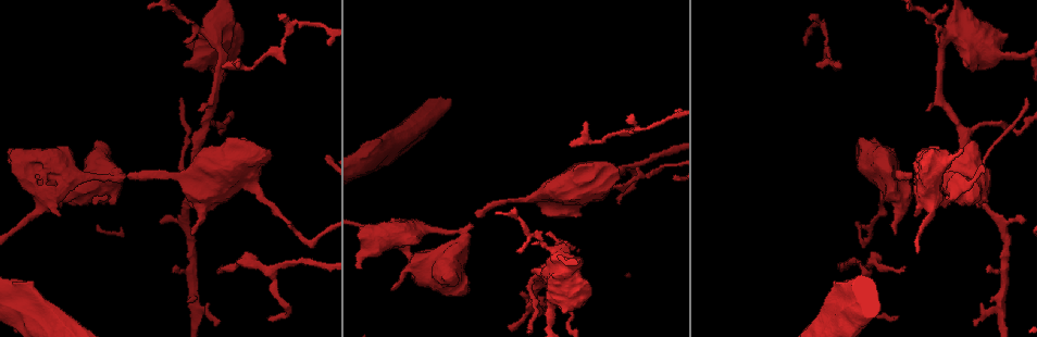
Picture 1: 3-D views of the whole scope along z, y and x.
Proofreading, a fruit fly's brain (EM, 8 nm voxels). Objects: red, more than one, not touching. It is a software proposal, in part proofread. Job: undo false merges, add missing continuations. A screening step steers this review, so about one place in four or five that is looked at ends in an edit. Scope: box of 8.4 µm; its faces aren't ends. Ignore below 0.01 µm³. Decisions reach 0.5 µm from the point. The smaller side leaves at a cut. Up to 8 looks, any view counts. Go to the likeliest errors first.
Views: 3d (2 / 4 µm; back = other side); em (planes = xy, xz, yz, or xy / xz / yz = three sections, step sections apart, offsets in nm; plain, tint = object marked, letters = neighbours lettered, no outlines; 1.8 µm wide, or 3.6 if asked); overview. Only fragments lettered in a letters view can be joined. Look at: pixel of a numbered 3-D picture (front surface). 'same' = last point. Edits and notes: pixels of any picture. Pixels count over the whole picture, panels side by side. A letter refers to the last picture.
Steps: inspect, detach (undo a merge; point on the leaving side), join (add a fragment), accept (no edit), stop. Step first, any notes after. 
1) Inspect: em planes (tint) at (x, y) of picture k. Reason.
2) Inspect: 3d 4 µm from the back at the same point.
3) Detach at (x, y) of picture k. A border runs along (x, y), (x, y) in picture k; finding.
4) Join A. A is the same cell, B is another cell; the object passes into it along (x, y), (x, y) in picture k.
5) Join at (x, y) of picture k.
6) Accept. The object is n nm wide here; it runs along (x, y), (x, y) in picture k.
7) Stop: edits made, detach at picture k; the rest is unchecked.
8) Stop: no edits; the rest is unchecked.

Inspect: em xz step 4 (tint) at (130, 179) of picture 1. Thin end.

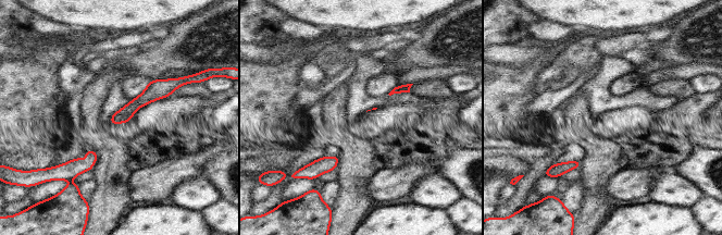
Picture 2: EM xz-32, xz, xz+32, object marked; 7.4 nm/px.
Inspect: em planes (tint) at the same point.

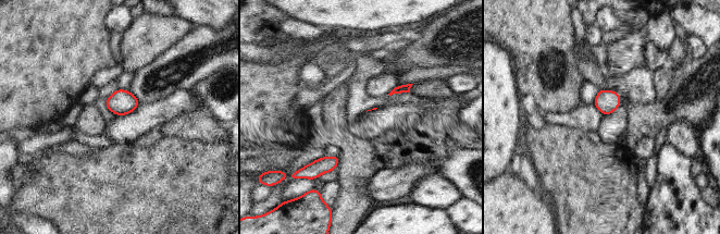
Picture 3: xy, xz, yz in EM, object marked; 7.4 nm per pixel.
Inspect: em planes (letters) at the same point.

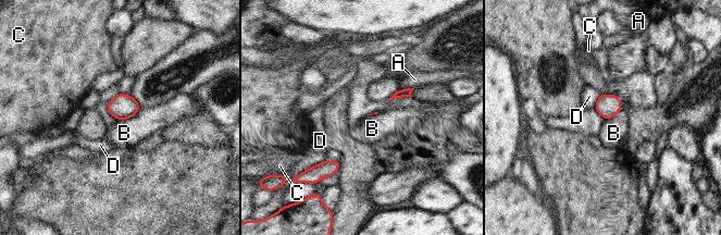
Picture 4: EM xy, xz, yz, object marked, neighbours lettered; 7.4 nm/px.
Accept. The longest contact is with B, 200 nm; A, B, C and D are other cells; a border runs along (140, 108), (133, 115), (117, 120) in picture 4; no lettered fragment goes on from it.

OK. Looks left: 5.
Inspect: em planes (letters) at (192, 235) of picture 1. Stops while still wide.

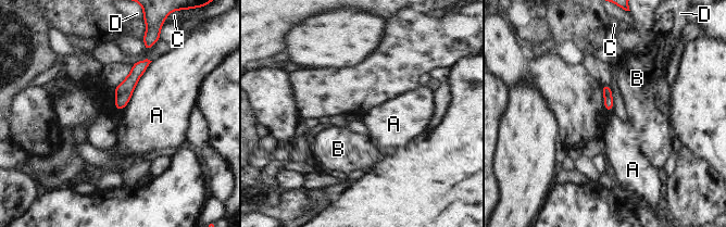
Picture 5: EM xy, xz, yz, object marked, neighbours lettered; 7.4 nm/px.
Accept. A, B, C and D are other cells; it runs along (146, 62), (123, 91), (119, 106) in picture 5; no lettered fragment goes on from it.

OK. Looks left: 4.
Inspect: 3d 4 µm at (46, 306) of picture 1. Branch stops here.

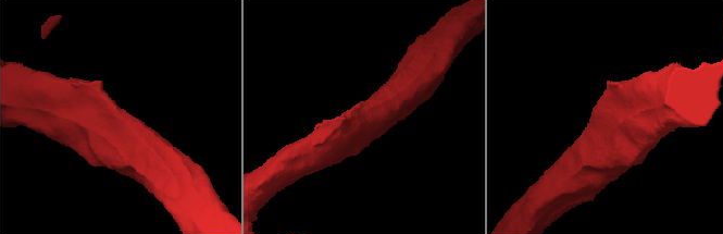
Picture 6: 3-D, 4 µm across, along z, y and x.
Inspect: em 3.6 µm planes (letters) at (590, 116) of picture 6.

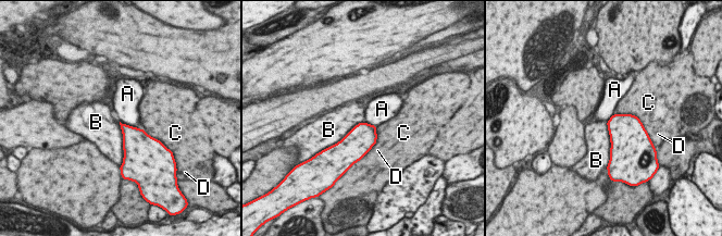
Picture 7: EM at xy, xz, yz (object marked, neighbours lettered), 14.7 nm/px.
Accept. The longest contact is with B, 550 nm; A, B, C and D are other cells; a border runs along (119, 122), (122, 128), (123, 159) in picture 7; none of them fits.

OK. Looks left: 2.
Stop: no edits; the rest is unchecked.

